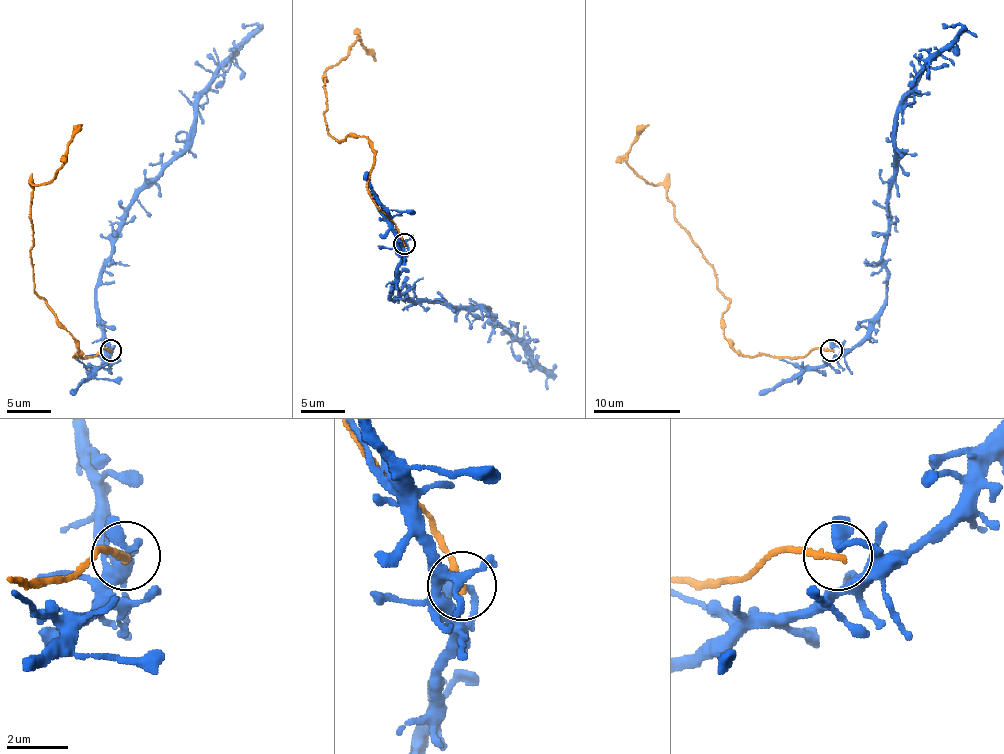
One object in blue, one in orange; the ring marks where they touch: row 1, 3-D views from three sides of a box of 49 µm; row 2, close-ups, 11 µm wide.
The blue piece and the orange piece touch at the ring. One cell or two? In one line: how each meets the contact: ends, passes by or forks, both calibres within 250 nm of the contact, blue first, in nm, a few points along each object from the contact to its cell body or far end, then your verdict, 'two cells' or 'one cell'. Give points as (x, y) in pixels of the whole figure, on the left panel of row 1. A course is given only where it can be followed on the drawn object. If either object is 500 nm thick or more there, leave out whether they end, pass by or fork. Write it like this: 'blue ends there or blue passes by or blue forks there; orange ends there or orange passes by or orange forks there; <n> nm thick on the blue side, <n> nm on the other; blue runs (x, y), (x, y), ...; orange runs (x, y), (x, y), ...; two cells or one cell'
blue passes by; orange ends there; 280 nm thick on the blue side, 200 nm on the other; blue runs (110, 348), (103, 337), (97, 278), (123, 210), (189, 142), (193, 109), (208, 81), (257, 29), (243, 24); orange runs (110, 350), (75, 357), (79, 344), (33, 289), (31, 184), (46, 184), (64, 164), (66, 144), (81, 125); two cells

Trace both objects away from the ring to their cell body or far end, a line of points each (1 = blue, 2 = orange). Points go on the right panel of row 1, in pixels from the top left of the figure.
1: (832, 348), (851, 350), (886, 298), (882, 254), (897, 109), (913, 81), (961, 29), (941, 24)
2: (832, 350), (740, 355), (724, 335), (729, 300), (713, 267), (661, 184), (628, 164), (648, 125)

